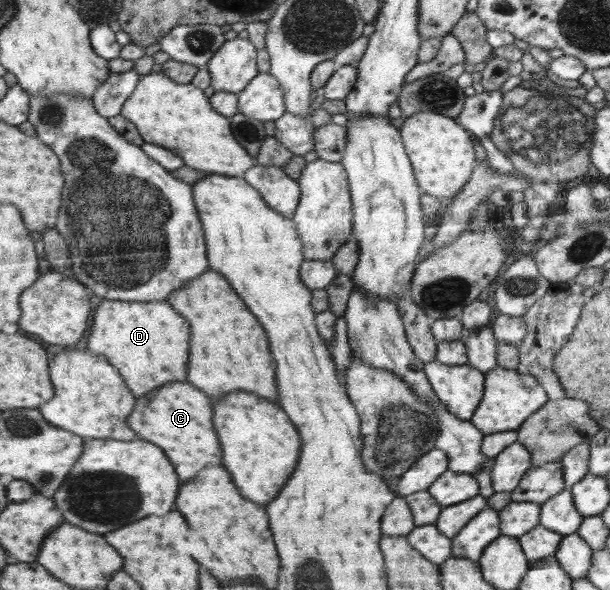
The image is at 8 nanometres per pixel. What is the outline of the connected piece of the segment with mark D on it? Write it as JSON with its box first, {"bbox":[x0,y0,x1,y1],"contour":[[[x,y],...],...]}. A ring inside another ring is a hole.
{"bbox":[88,299,191,398],"contour":[[[103,299],[94,316],[93,329],[88,342],[92,352],[105,354],[113,365],[119,367],[137,398],[158,390],[169,382],[188,381],[189,353],[191,351],[191,326],[185,317],[181,317],[170,301],[143,302],[136,300],[121,301]]]}

